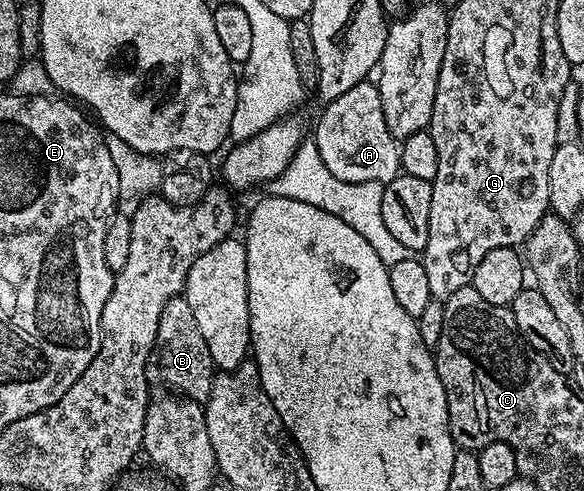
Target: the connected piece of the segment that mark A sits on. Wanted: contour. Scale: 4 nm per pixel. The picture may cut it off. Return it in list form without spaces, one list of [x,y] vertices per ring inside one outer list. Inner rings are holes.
[[[361,80],[323,108],[326,109],[314,128],[312,143],[320,150],[324,166],[328,166],[336,178],[353,184],[380,182],[384,186],[400,175],[400,144],[390,135],[388,122],[384,122],[384,106],[380,106],[377,83]]]

